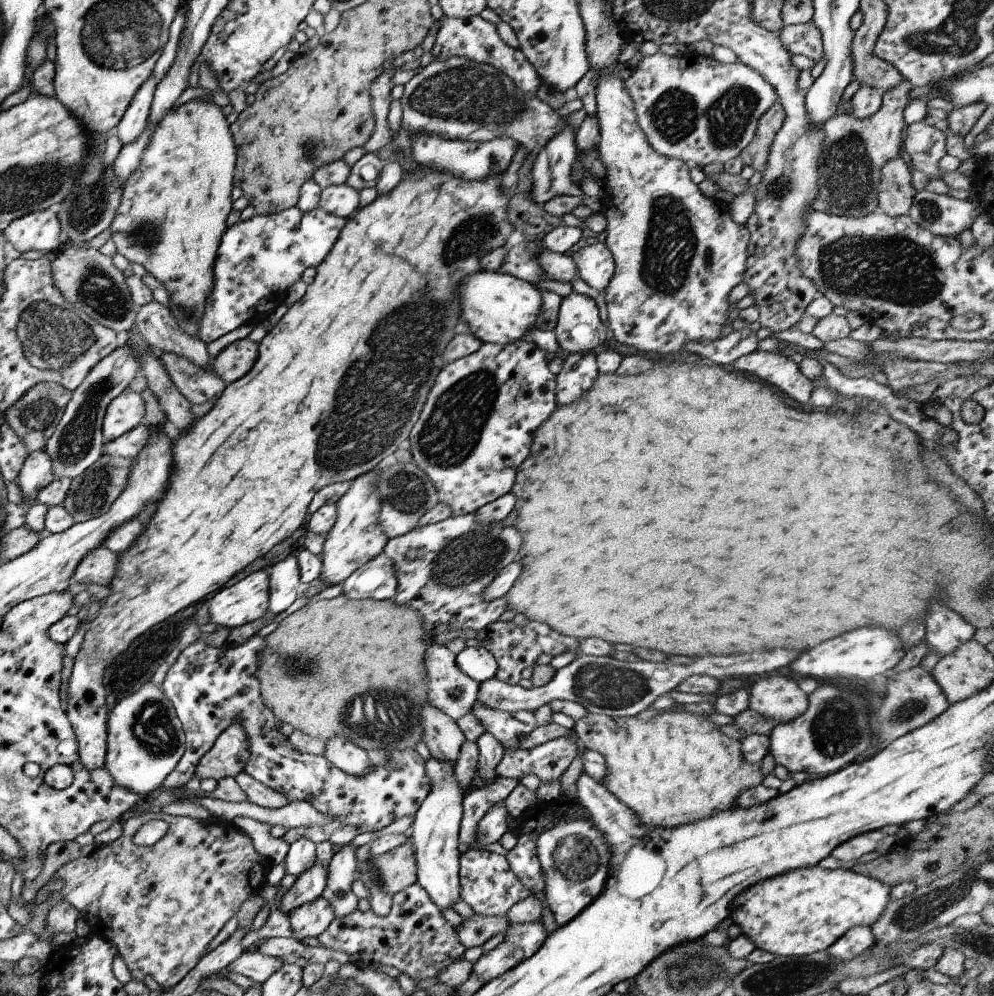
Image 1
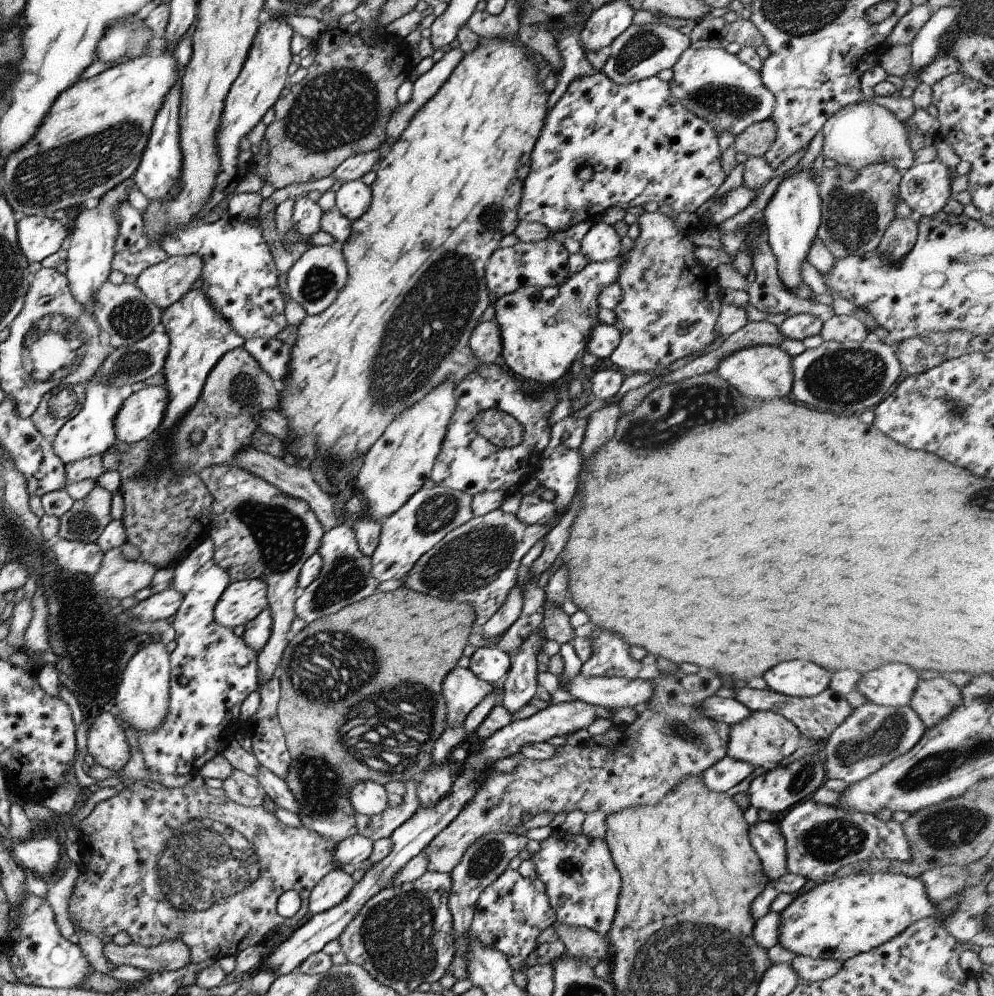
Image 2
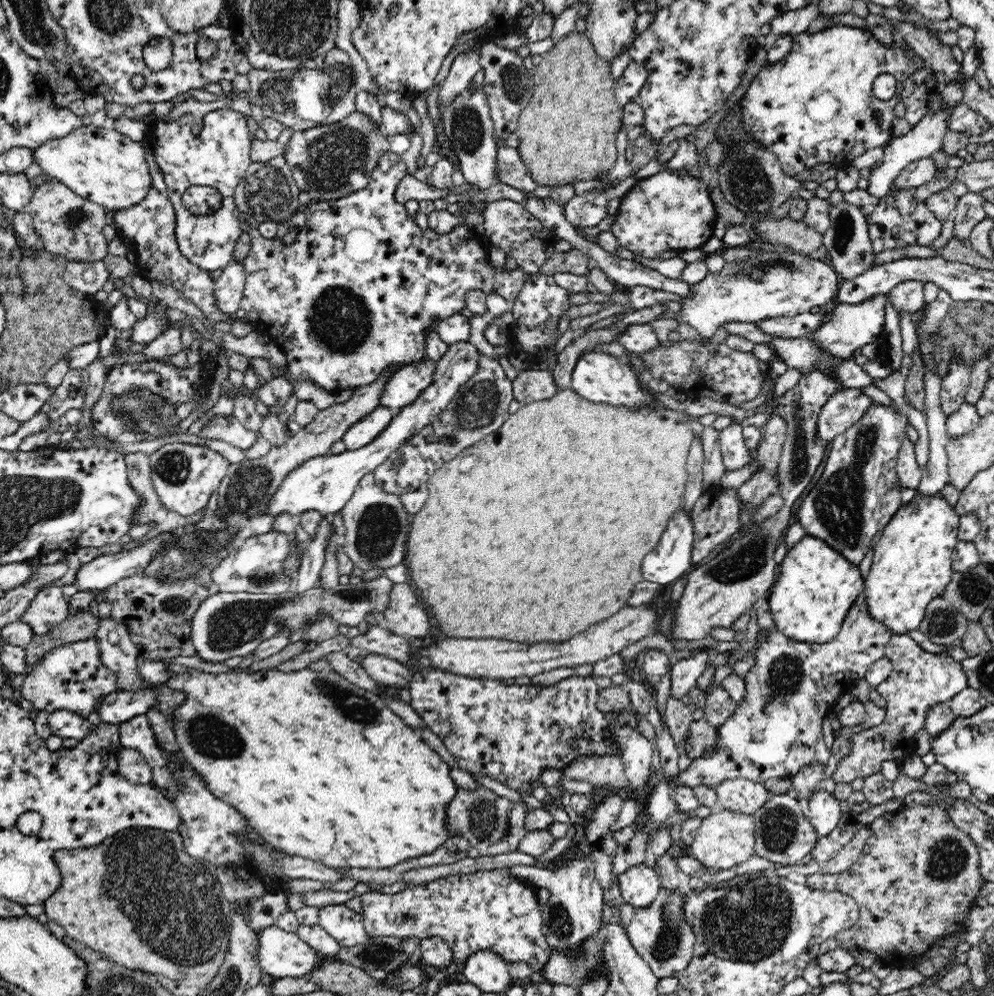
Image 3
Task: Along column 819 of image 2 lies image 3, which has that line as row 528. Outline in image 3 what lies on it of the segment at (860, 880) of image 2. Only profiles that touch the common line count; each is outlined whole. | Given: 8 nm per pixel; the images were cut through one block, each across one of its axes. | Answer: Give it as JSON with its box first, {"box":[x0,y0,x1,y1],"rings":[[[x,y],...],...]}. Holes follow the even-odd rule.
{"box":[863,489,960,634],"rings":[[[915,489],[914,496],[908,501],[906,504],[901,504],[897,511],[894,512],[892,518],[888,521],[888,524],[885,524],[885,527],[882,529],[882,535],[878,540],[875,549],[873,550],[873,559],[871,564],[870,572],[868,572],[868,576],[864,581],[863,586],[863,594],[866,599],[866,603],[868,603],[868,610],[870,615],[878,620],[878,622],[882,622],[887,628],[890,628],[890,631],[895,634],[907,634],[912,630],[919,628],[920,622],[922,622],[924,618],[924,614],[926,613],[927,604],[932,600],[935,596],[942,595],[944,587],[950,582],[952,578],[952,569],[951,569],[951,560],[953,559],[954,547],[958,540],[958,531],[959,531],[959,520],[960,516],[955,511],[955,507],[950,504],[950,501],[944,497],[944,495],[938,493],[935,495],[928,495],[918,491]]]}

